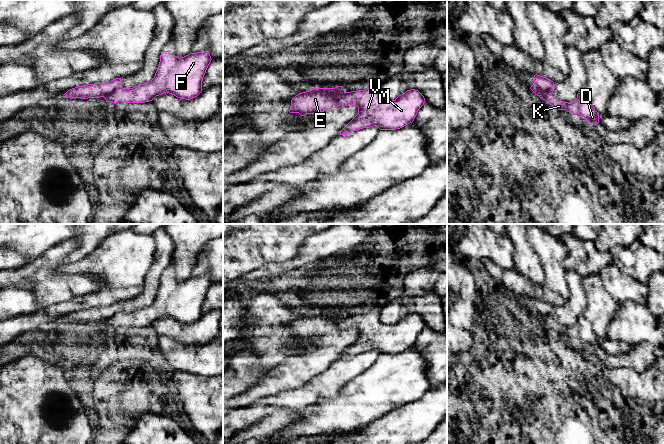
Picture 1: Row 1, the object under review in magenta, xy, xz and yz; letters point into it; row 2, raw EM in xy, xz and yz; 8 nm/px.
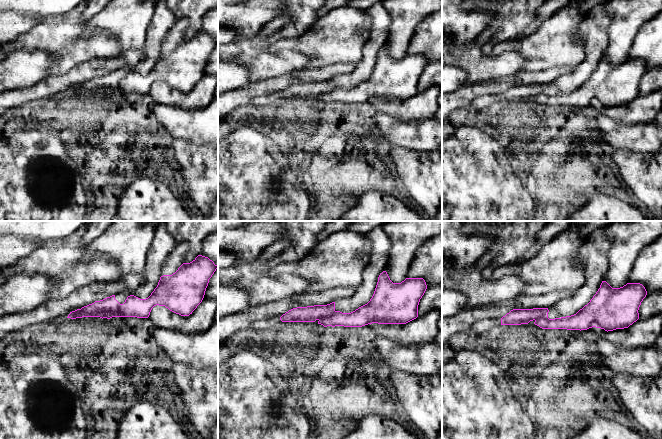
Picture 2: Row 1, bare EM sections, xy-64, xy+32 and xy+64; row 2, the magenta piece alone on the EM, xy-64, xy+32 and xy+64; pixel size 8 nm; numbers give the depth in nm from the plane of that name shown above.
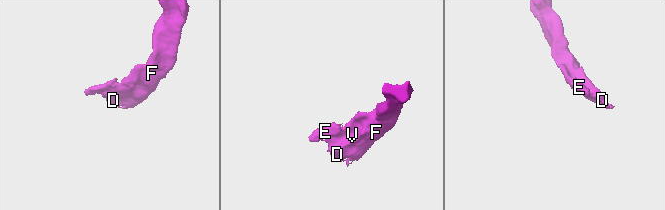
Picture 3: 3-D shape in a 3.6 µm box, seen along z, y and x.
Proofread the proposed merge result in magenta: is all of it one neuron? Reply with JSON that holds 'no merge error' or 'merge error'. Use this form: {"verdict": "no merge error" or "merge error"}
{"verdict": "merge error"}

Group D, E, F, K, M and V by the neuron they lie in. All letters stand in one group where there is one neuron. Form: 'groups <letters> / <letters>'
groups D F K M V / E

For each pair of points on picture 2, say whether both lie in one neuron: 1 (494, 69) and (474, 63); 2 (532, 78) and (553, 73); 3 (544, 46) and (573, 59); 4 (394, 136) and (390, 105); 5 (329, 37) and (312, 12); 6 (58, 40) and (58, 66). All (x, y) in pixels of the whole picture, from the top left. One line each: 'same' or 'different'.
1: same
2: same
3: same
4: different
5: different
6: same

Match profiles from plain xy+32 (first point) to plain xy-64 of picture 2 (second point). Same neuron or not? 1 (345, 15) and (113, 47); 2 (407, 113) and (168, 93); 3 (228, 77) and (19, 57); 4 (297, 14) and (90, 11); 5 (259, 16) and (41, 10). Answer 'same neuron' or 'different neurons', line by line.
1: different neurons
2: same neuron
3: same neuron
4: same neuron
5: same neuron

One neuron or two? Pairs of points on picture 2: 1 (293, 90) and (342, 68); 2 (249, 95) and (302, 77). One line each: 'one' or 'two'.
1: two
2: one

